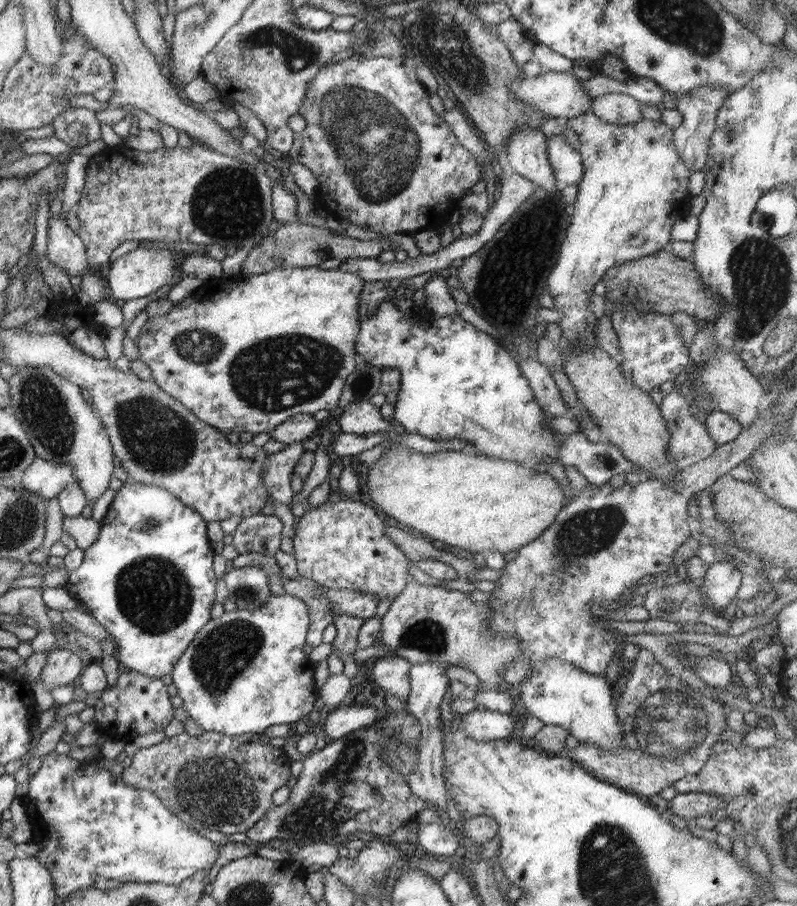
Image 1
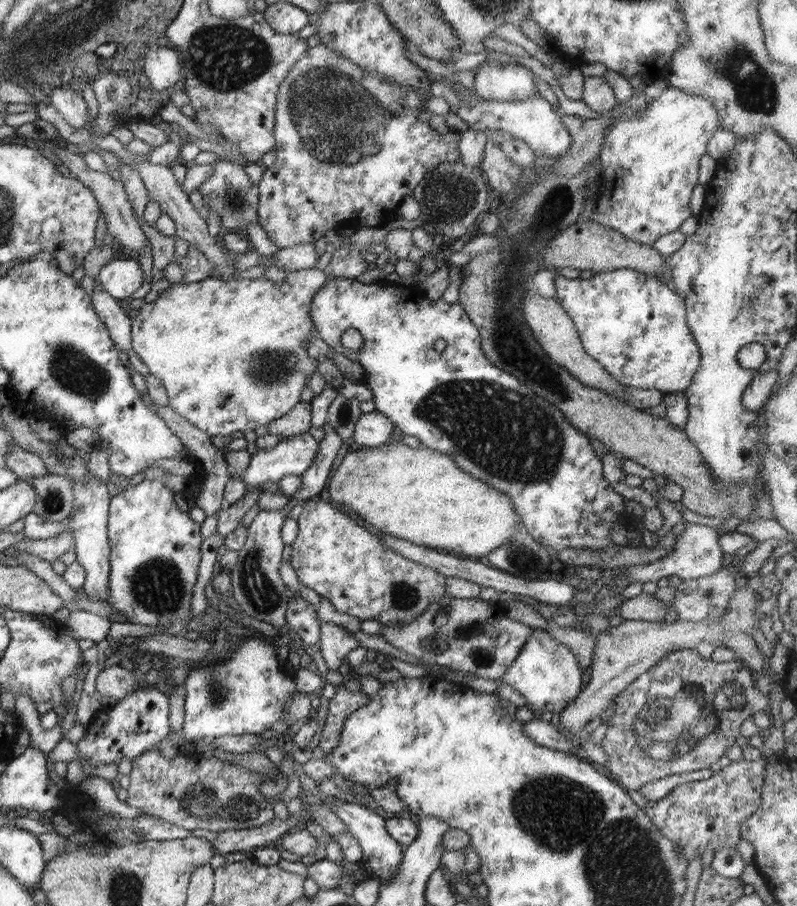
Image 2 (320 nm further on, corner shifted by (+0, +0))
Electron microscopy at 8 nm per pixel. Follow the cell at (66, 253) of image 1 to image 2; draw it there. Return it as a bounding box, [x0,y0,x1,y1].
[90,282,132,351]

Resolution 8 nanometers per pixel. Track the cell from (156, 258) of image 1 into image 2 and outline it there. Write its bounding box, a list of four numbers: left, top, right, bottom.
[97,258,145,300]

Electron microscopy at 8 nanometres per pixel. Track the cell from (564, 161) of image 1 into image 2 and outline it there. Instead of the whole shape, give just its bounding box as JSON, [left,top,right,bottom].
[456,80,570,161]

